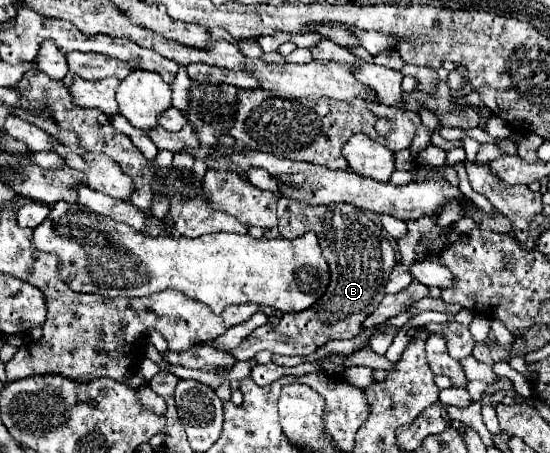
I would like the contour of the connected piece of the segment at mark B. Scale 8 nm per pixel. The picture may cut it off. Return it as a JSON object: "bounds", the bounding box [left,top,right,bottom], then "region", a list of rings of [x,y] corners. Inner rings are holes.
{"bounds":[230,203,396,361],"region":[[[290,203],[288,207],[282,209],[280,215],[290,223],[284,227],[292,229],[294,235],[304,235],[308,231],[318,235],[322,255],[326,257],[328,267],[330,267],[330,283],[328,283],[326,293],[312,307],[298,311],[298,313],[284,313],[282,321],[278,325],[262,325],[258,329],[254,329],[236,349],[230,351],[238,361],[252,359],[262,349],[268,349],[268,351],[280,353],[280,355],[312,355],[320,345],[324,345],[332,339],[354,339],[362,331],[362,319],[366,319],[366,315],[370,315],[368,309],[378,299],[378,295],[384,293],[386,279],[390,277],[390,273],[396,265],[394,247],[390,245],[388,237],[384,235],[380,223],[372,221],[364,211],[358,211],[356,207],[350,207],[346,203],[330,203],[330,205],[318,205],[318,207]]]}

